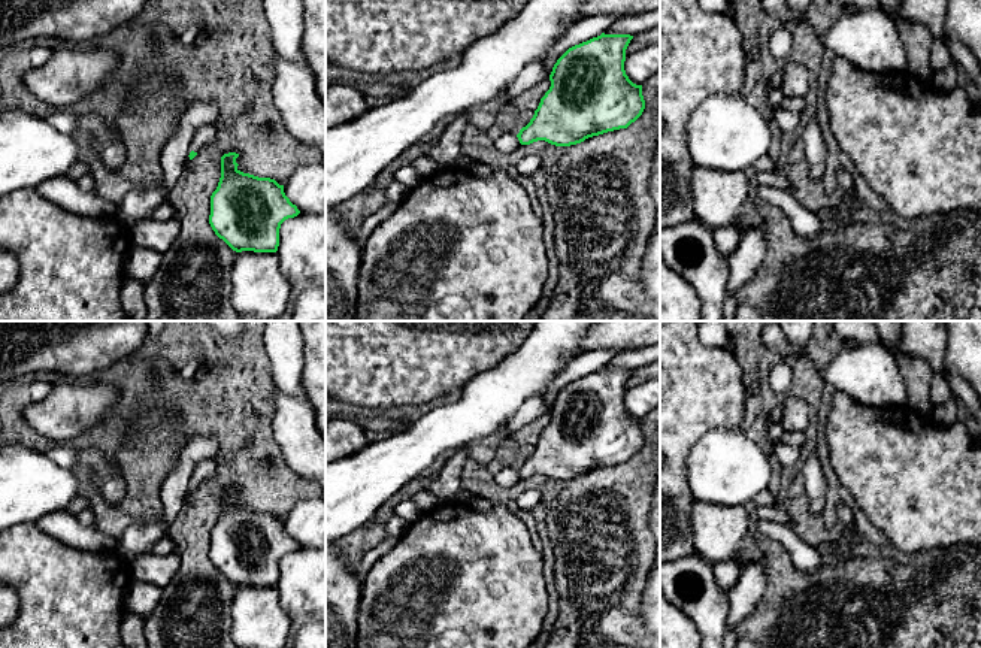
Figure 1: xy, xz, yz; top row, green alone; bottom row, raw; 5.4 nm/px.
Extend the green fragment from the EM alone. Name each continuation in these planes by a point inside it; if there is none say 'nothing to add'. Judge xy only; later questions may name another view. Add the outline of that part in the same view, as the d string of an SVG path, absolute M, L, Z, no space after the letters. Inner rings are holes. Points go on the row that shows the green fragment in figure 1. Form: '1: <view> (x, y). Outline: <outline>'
1: xy (206, 133). Outline: M208 124L200 127L194 134L191 151L197 152L203 149L212 139L215 139L215 125ZM190 152L187 155L190 155Z

